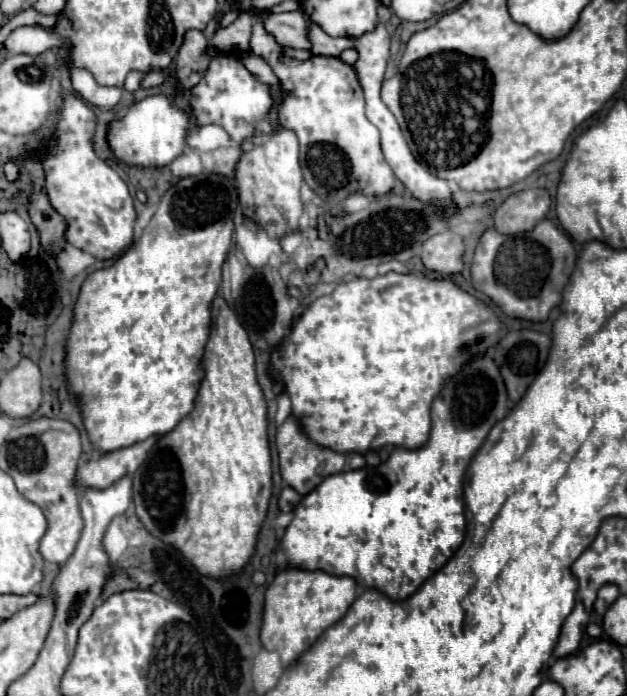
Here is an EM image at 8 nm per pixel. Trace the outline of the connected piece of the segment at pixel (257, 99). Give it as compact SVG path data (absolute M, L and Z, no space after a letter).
M214 58L204 78L192 88L190 106L198 124L220 124L236 142L242 142L250 138L256 132L258 122L268 116L268 110L272 106L272 94L268 92L268 86L258 82L248 70L244 70L238 60Z

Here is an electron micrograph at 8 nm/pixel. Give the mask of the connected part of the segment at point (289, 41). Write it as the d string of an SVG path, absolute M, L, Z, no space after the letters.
M302 10L296 12L268 12L262 16L262 24L268 34L274 36L274 40L280 46L288 48L304 48L308 50L308 18Z

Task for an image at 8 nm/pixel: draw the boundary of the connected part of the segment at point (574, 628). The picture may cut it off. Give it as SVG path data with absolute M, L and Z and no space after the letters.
M576 602L572 614L566 618L566 622L564 622L564 626L562 626L560 640L558 640L556 648L554 648L554 656L556 656L556 658L564 658L564 656L572 654L572 652L578 648L580 638L582 638L582 634L584 634L584 628L586 628L586 624L588 624L588 618L590 618L590 616L588 616L588 612L584 610L582 602Z

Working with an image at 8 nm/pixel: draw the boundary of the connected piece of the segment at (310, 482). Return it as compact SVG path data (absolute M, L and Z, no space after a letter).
M288 418L276 432L276 448L278 448L278 458L280 458L280 474L282 480L292 486L300 496L306 496L308 492L312 492L326 476L330 474L338 474L342 472L344 466L344 454L326 450L316 446L314 442L310 442L302 432L300 432L300 424L296 418Z

